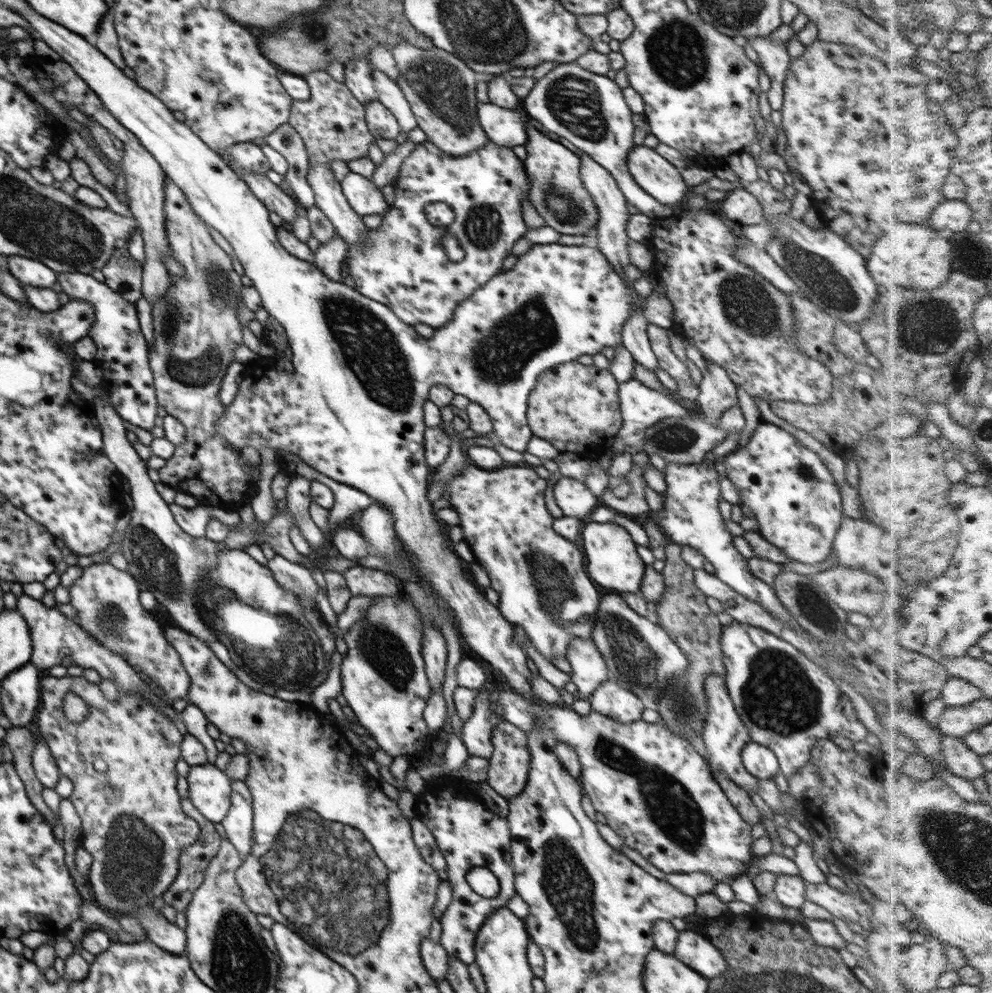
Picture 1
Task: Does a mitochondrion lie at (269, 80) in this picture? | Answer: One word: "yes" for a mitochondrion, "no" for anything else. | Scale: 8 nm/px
no

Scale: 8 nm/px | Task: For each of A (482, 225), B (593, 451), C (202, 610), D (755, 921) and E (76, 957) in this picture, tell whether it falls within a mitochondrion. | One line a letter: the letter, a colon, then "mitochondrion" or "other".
A: mitochondrion
B: other
C: other
D: other
E: other

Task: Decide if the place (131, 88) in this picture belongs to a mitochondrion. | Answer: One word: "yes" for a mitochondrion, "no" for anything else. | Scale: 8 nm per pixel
no

